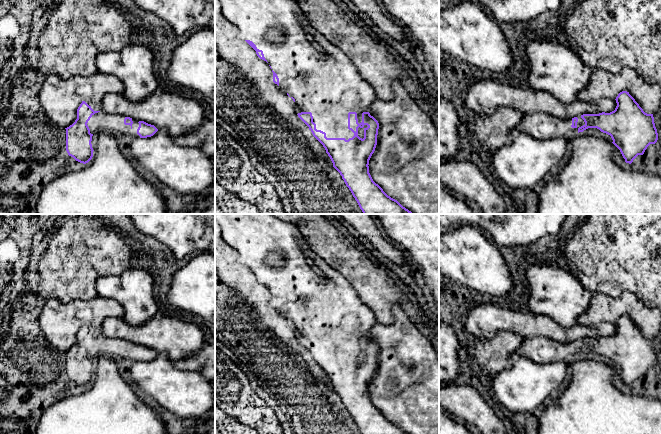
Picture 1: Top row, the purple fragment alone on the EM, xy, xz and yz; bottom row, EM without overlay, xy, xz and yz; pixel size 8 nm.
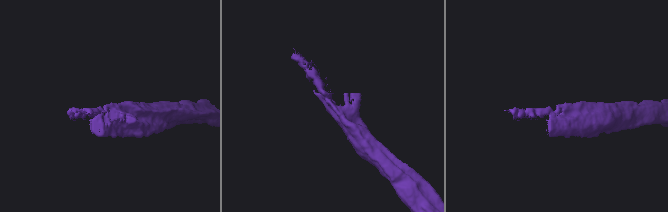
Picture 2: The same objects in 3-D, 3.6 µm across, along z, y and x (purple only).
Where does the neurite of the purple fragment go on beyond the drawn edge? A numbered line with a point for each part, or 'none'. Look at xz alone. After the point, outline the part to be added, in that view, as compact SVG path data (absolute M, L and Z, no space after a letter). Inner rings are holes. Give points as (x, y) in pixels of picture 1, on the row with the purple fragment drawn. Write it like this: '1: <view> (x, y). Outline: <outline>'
1: xz (326, 83). Outline: M219 0L219 2L226 20L239 29L240 38L252 41L257 49L263 51L265 59L279 78L280 89L295 99L295 111L311 112L316 129L325 132L327 138L346 140L352 138L354 133L348 129L348 113L356 112L360 124L362 113L369 112L371 104L377 98L375 90L361 77L343 51L309 24L297 2L295 0ZM310 36L322 47L322 51L312 44Z

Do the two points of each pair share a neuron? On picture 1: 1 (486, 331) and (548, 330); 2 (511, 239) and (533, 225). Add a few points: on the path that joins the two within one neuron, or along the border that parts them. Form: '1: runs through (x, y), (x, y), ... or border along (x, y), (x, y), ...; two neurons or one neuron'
1: runs through (501, 324), (533, 325); one neuron
2: runs through (516, 234), (525, 225), (528, 225); one neuron

